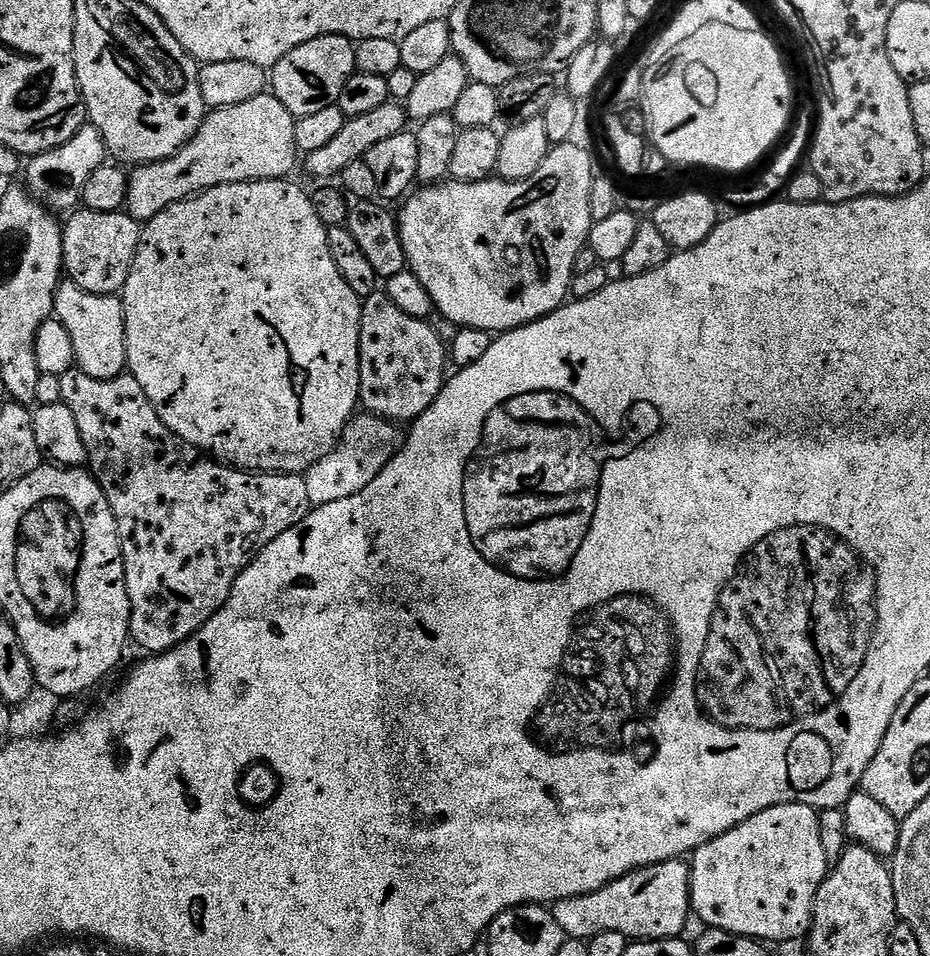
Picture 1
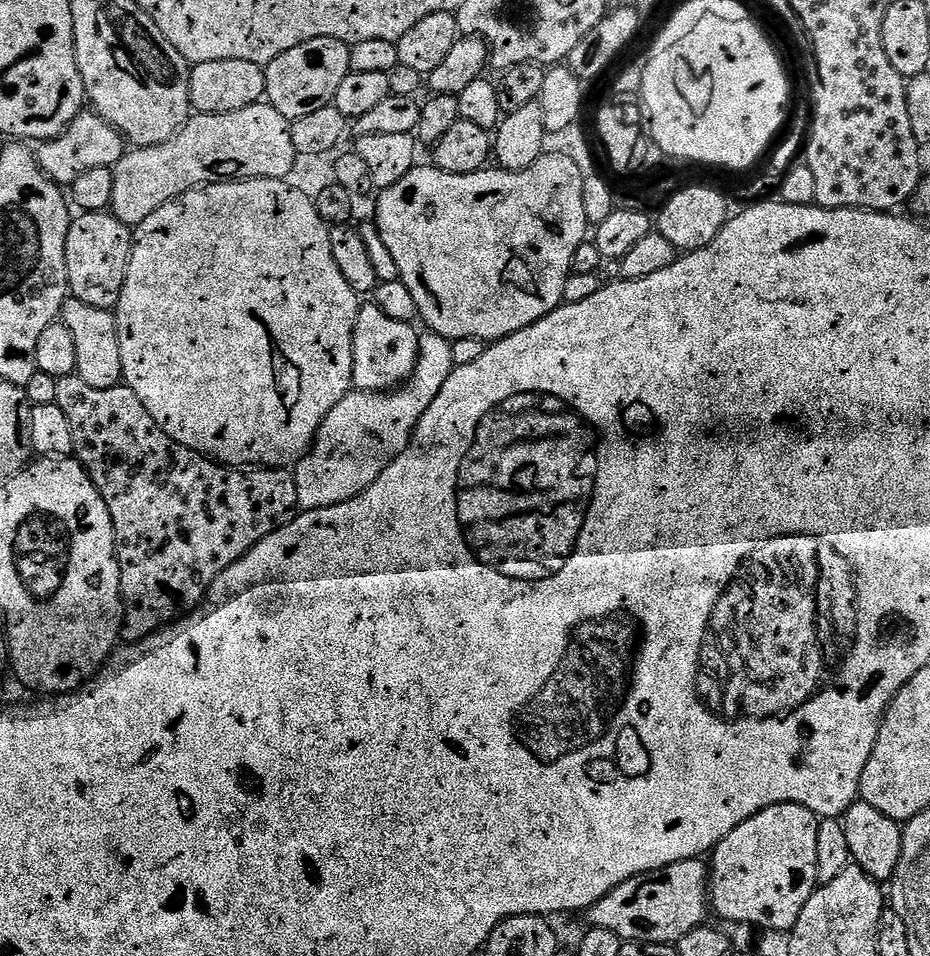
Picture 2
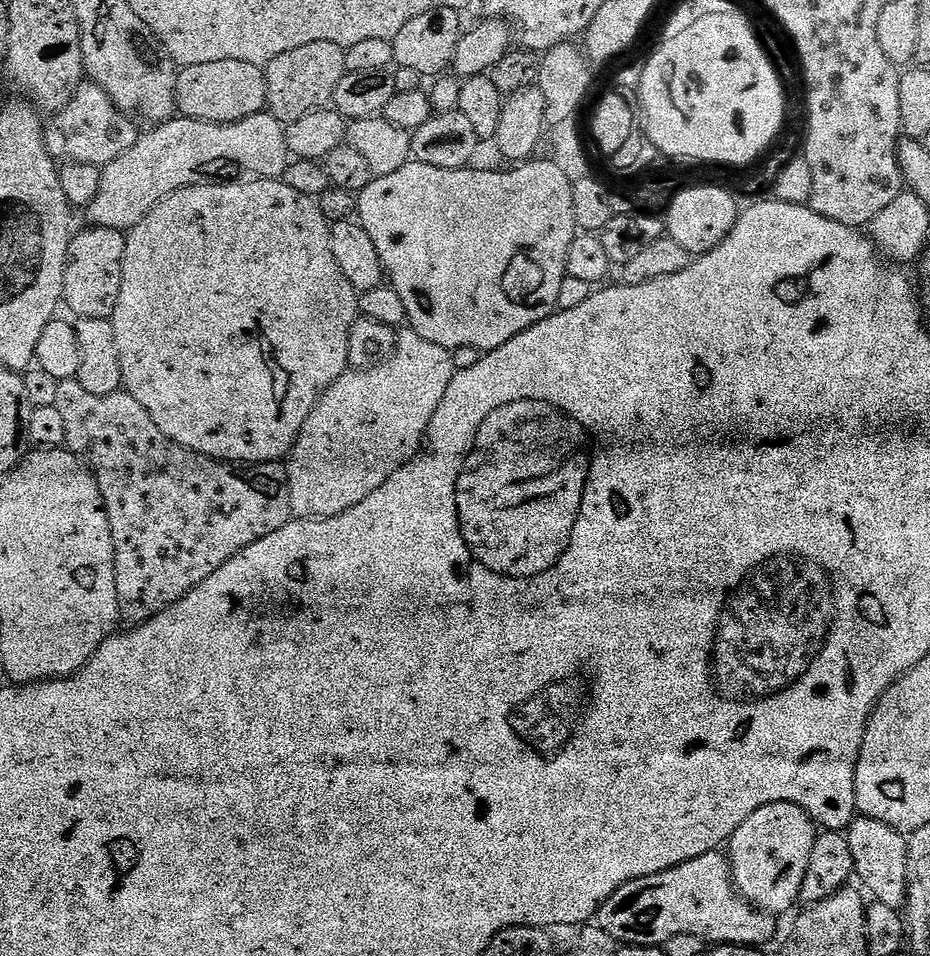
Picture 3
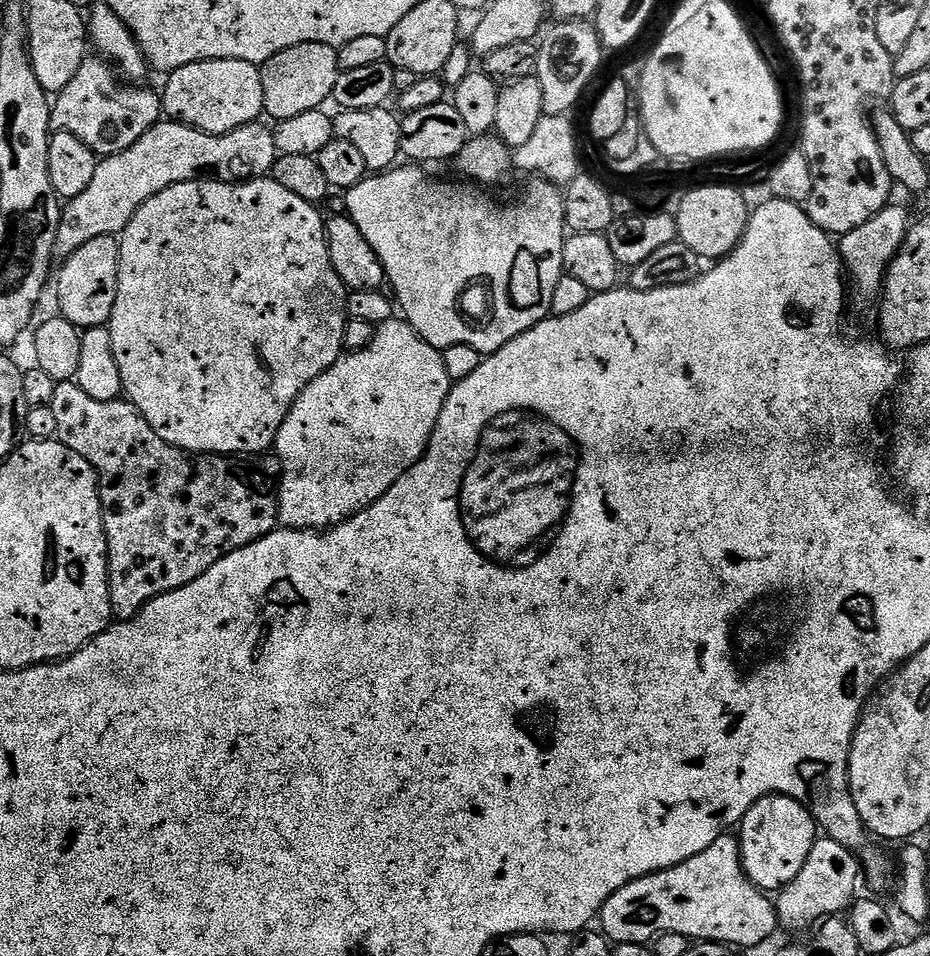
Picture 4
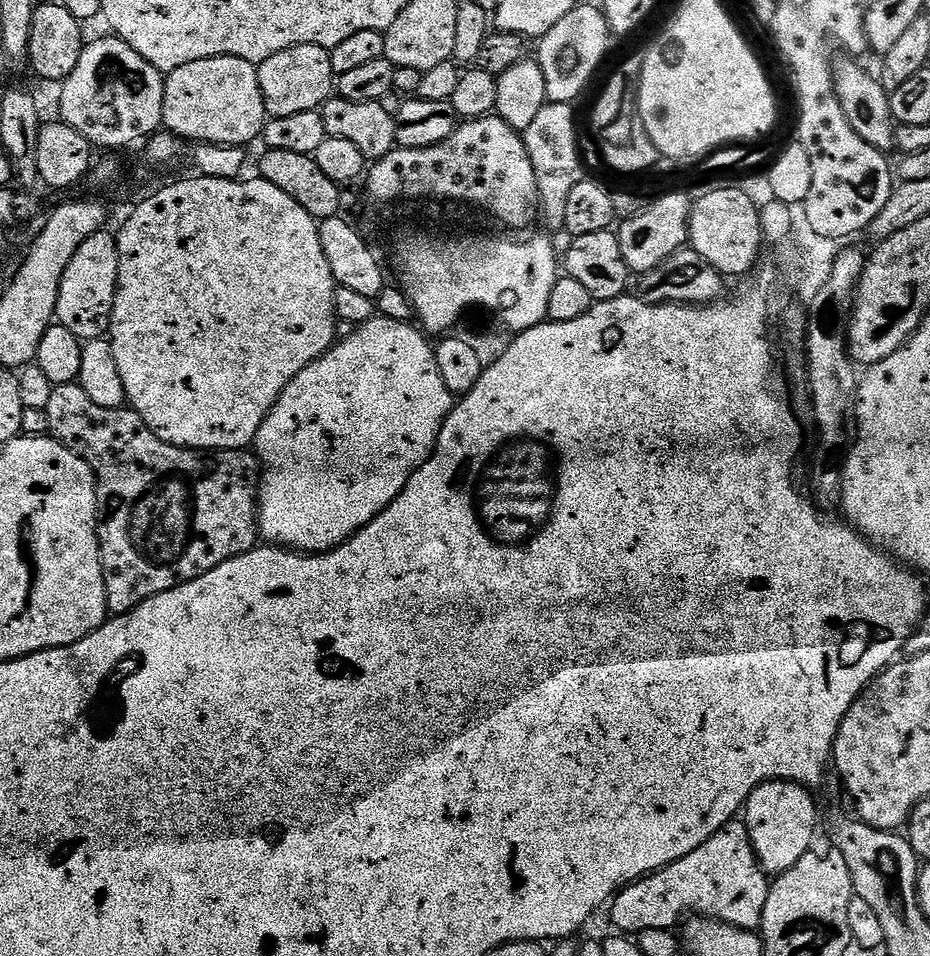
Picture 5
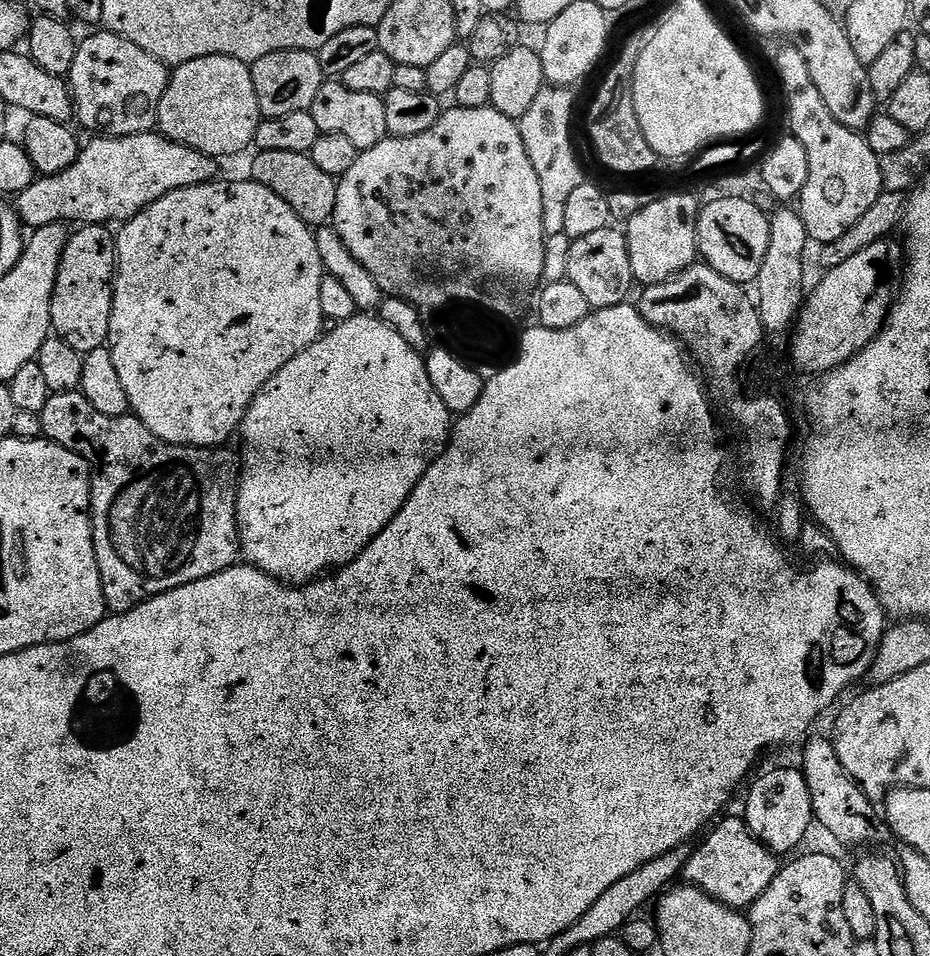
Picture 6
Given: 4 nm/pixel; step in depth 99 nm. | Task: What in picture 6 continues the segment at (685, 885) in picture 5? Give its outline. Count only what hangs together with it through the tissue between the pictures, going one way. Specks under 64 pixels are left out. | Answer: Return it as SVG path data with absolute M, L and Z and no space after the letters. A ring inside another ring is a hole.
M739 815L723 820L699 841L701 844L697 848L695 846L691 849L691 856L684 864L682 876L683 879L688 879L685 881L691 887L701 888L718 902L737 910L747 910L764 893L766 886L774 882L782 867L782 860L756 838L748 828L748 823Z

